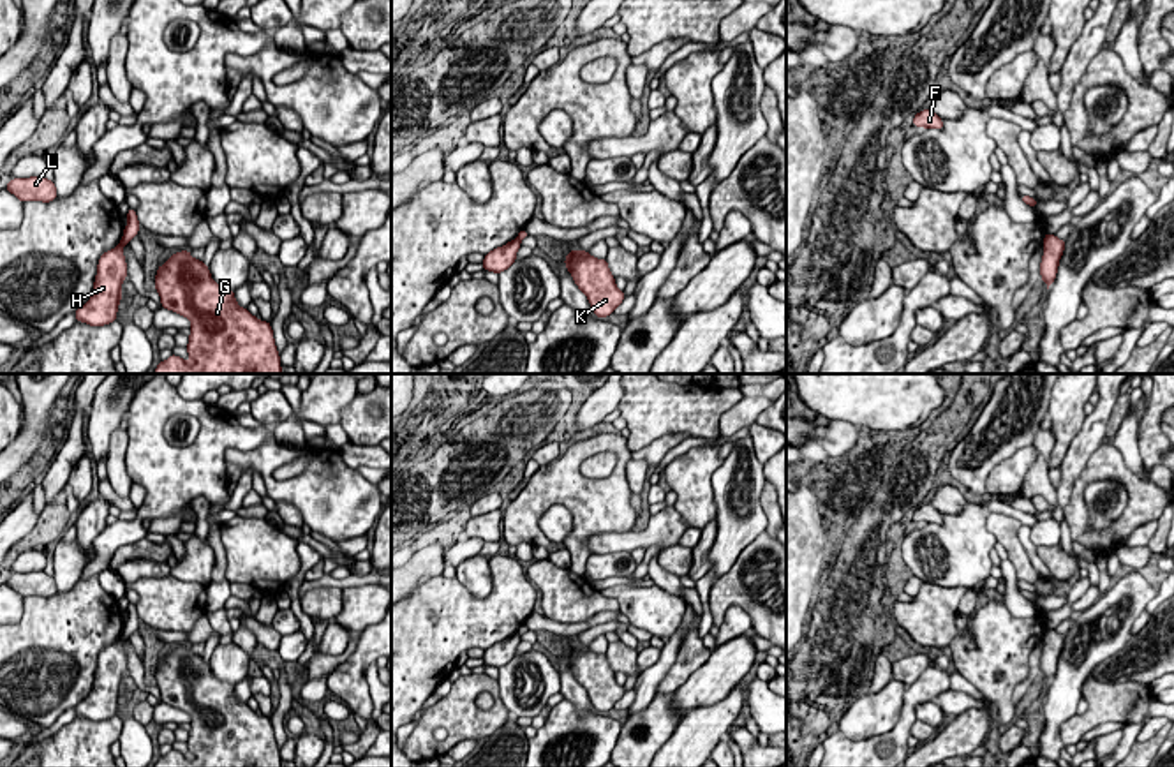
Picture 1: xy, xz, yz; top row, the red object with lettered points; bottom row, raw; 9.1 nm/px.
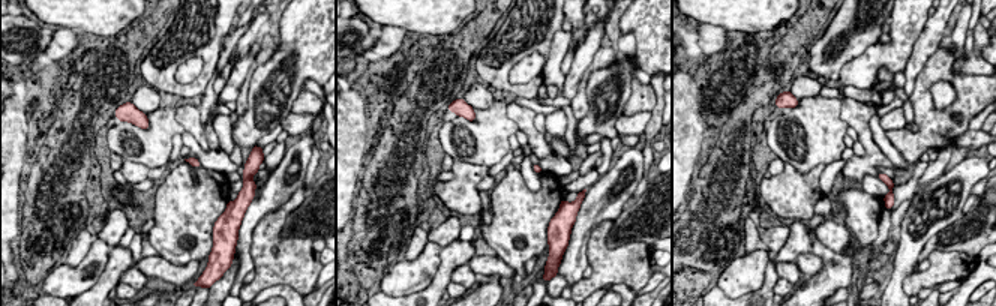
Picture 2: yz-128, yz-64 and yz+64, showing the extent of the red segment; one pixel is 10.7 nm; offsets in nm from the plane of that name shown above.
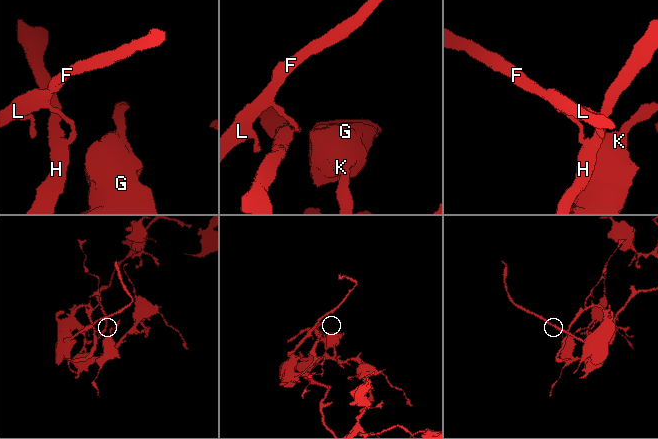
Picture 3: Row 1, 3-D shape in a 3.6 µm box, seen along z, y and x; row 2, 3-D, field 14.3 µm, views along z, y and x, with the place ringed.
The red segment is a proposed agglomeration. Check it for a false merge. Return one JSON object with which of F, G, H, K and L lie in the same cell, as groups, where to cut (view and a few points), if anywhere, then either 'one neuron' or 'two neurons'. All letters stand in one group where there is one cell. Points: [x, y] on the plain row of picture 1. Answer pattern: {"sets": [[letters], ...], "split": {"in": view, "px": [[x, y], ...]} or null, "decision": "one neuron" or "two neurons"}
{"sets": [["F", "L"], ["G", "H", "K"]], "split": {"in": "xy", "px": [[122, 633], [126, 639]]}, "decision": "two neurons"}

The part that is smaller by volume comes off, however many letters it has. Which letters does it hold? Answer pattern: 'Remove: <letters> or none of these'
Remove: F, L

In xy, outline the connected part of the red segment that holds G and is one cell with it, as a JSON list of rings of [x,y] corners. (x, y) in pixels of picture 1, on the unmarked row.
[[[189,645],[157,663],[155,684],[164,704],[190,716],[190,756],[171,749],[153,767],[280,767],[271,719],[240,702]]]

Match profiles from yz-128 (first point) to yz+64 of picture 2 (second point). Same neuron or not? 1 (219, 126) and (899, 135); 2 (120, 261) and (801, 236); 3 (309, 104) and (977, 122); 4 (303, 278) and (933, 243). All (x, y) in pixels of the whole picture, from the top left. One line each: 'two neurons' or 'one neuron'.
1: two neurons
2: one neuron
3: two neurons
4: two neurons

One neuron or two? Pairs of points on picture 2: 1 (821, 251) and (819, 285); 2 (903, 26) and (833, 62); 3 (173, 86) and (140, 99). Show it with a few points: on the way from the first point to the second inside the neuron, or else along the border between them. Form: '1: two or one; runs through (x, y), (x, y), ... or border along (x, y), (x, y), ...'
1: one; runs through (828, 260), (828, 276)
2: two; border along (879, 41), (849, 60)
3: two; border along (146, 84), (156, 90)

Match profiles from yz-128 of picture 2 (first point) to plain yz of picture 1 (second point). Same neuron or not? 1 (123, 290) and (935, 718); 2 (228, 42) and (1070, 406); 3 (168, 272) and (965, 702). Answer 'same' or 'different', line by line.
1: different
2: different
3: same

